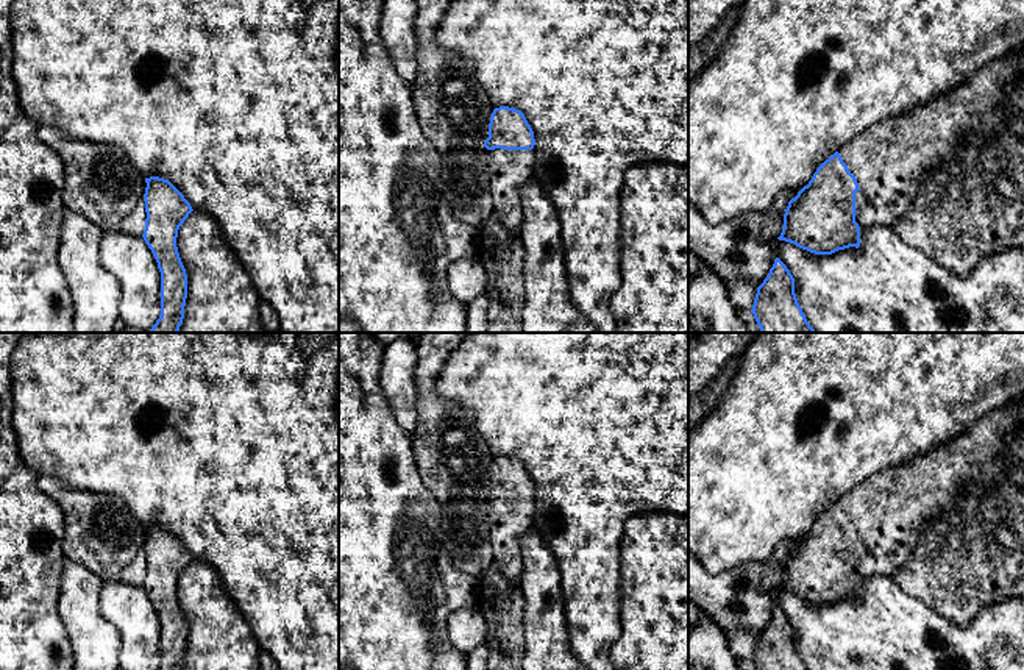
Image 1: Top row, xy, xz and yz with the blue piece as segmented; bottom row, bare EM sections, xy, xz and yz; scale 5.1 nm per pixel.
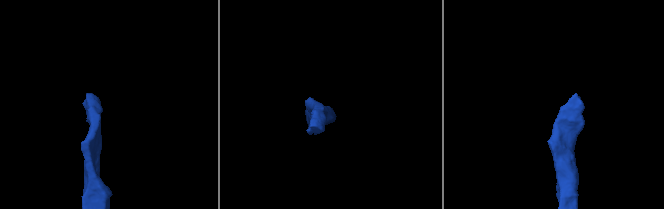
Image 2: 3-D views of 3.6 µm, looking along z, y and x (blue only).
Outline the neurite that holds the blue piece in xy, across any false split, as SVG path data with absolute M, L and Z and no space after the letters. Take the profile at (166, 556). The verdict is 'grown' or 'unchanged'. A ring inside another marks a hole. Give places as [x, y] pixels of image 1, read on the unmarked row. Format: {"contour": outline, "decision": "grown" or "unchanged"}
{"contour": "M159 526L145 528L144 590L151 600L161 622L161 665L158 670L183 670L187 648L187 625L181 612L178 579L194 561L184 545Z", "decision": "unchanged"}

